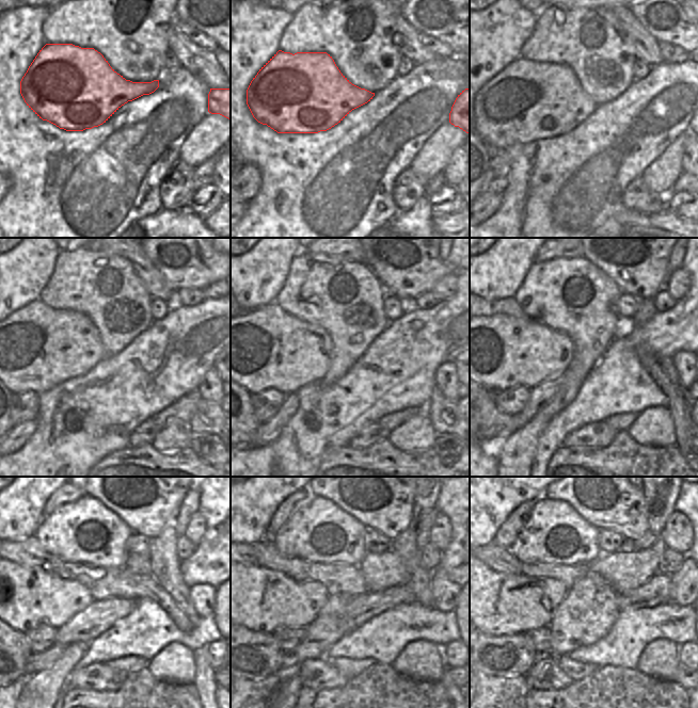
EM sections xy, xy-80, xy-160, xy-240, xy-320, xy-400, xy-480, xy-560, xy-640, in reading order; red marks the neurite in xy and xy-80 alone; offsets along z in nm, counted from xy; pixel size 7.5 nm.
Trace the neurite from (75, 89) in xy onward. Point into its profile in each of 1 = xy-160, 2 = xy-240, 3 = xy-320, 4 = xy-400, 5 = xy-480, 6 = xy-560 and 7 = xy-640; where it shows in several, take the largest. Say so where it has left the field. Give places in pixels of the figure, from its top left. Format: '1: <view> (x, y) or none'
1: xy-160 (527, 100)
2: xy-240 (36, 348)
3: xy-320 (265, 349)
4: xy-400 (501, 352)
5: xy-480 (25, 597)
6: xy-560 (263, 600)
7: xy-640 (495, 604)

